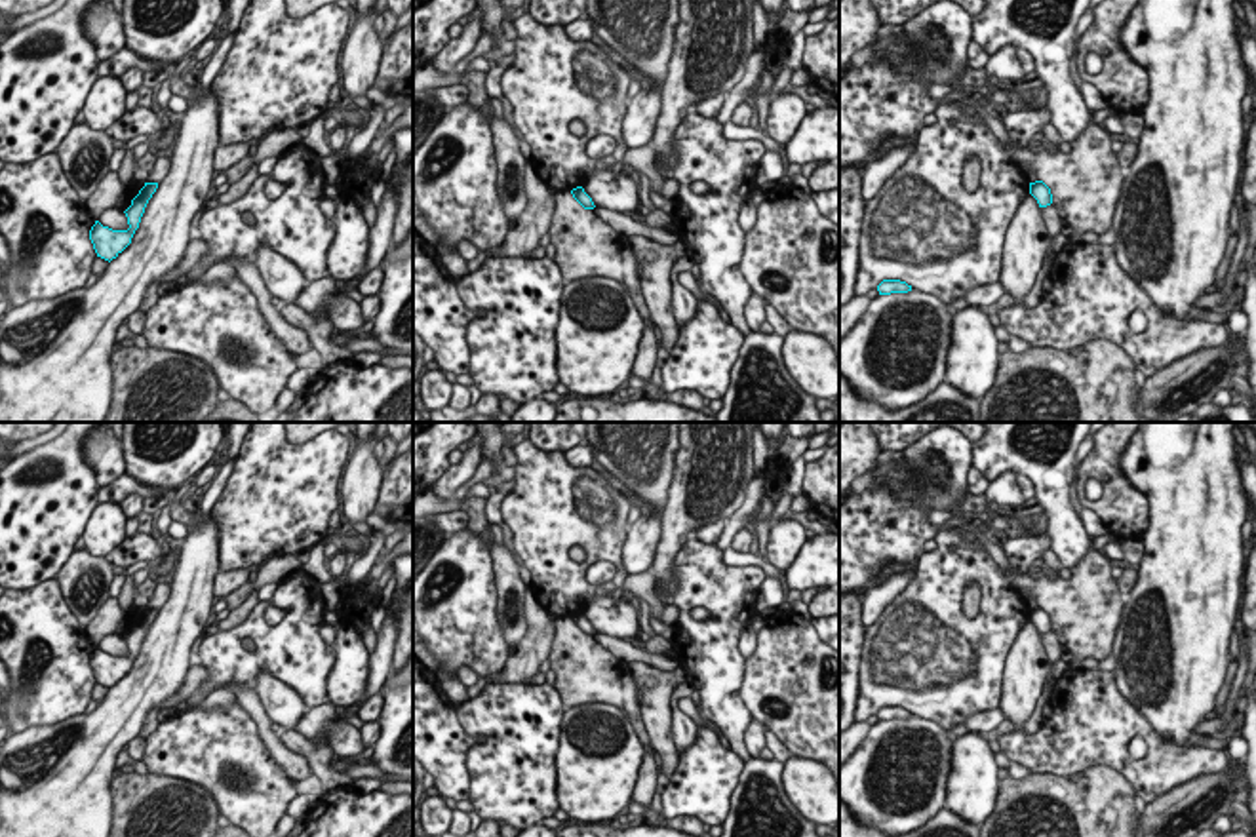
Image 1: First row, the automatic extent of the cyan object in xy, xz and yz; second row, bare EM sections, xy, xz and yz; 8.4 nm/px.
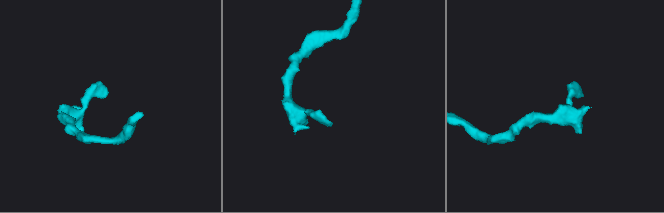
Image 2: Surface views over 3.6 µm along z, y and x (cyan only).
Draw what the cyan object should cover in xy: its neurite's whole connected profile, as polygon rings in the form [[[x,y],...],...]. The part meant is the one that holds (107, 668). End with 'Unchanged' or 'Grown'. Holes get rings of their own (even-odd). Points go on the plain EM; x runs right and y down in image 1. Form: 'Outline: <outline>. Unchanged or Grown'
Outline: [[[145,609],[139,620],[131,626],[131,632],[124,637],[129,651],[128,656],[112,656],[95,647],[95,651],[89,656],[89,666],[93,670],[97,683],[110,689],[131,670],[131,664],[139,654],[141,643],[145,639],[145,633],[156,618],[156,614],[158,609]]]. Unchanged

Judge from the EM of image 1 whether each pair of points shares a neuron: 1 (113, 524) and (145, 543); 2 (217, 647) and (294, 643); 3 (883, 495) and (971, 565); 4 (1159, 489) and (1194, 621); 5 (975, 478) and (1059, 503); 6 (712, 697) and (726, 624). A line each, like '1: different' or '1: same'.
1: different
2: same
3: different
4: same
5: different
6: same

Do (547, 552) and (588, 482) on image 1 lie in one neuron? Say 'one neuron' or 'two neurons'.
one neuron

